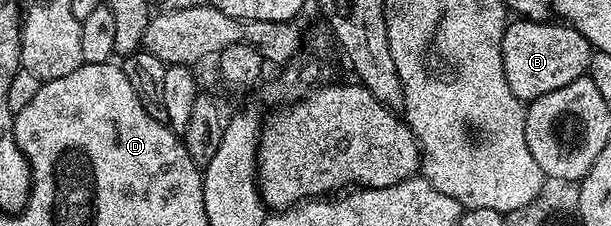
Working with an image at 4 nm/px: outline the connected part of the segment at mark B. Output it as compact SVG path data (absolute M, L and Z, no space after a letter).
M512 20L504 30L504 75L518 99L531 100L546 92L554 92L556 88L566 88L566 84L587 75L594 47L574 27L567 24L555 26L554 22Z

